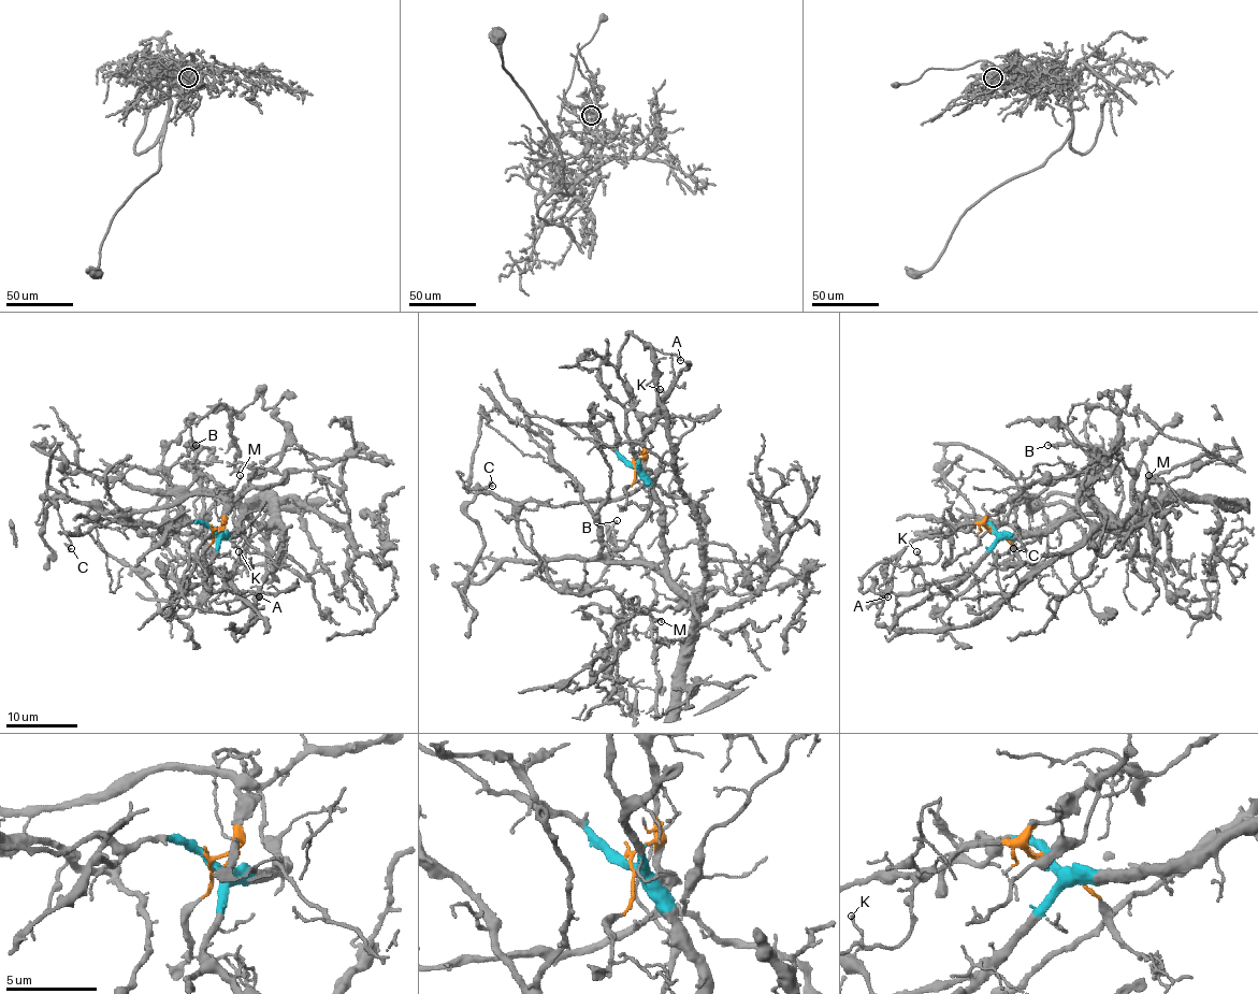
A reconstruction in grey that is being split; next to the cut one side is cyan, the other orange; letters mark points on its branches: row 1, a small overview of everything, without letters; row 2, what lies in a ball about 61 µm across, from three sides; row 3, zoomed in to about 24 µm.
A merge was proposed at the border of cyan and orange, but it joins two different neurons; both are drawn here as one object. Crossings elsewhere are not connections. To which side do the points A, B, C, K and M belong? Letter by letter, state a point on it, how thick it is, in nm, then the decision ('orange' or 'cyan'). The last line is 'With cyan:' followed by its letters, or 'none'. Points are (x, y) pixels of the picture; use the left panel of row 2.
A: (259, 596) | 150 nm | orange
B: (196, 445) | 150 nm | orange
C: (71, 548) | 90 nm | orange
K: (239, 551) | 130 nm | orange
M: (240, 475) | 140 nm | orange
With cyan: none

